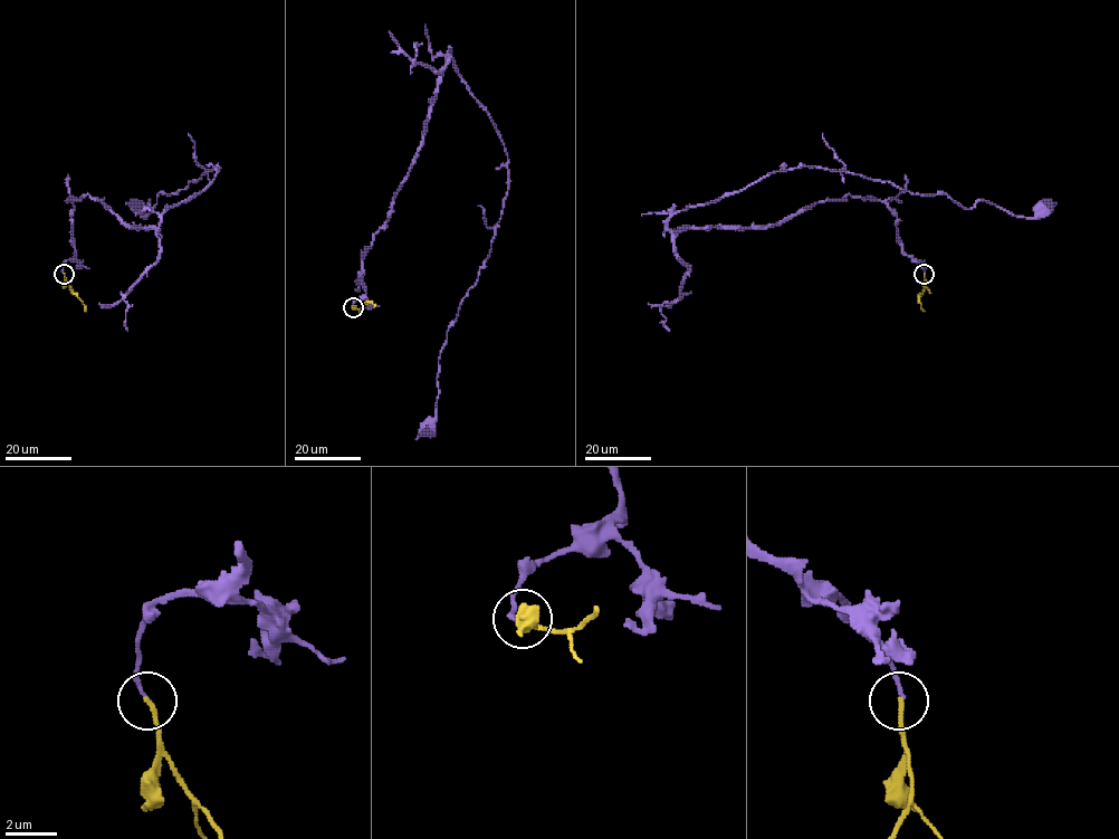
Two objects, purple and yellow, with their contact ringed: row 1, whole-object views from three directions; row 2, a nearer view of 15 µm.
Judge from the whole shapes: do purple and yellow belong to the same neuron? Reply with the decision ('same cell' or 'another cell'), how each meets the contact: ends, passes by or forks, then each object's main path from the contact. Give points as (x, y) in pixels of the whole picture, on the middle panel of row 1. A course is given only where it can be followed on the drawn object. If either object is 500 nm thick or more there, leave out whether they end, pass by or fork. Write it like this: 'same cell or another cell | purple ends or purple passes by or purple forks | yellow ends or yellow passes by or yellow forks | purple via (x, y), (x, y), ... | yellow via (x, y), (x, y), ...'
same cell | purple ends | yellow ends | purple via (353, 307), (450, 51), (507, 154), (508, 190), (447, 332), (427, 427) | yellow via (353, 307), (360, 308), (371, 302), (374, 307)

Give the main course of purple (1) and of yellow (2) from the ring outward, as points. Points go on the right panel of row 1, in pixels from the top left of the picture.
1: (924, 273), (892, 211), (848, 193), (767, 226), (668, 220), (807, 165), (967, 209), (1044, 207)
2: (924, 274), (926, 286), (918, 301), (924, 311)

